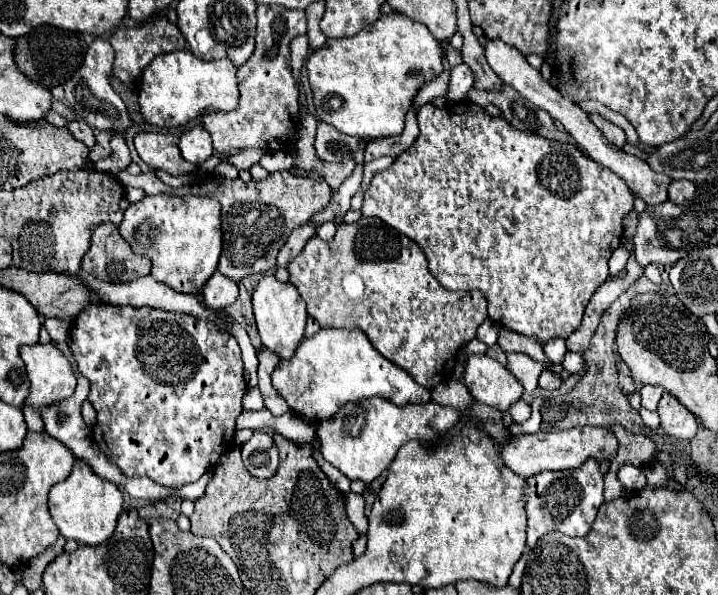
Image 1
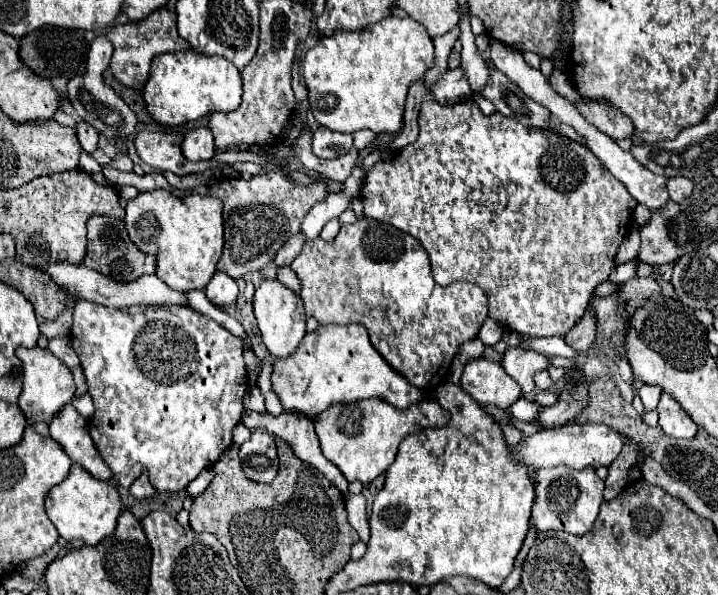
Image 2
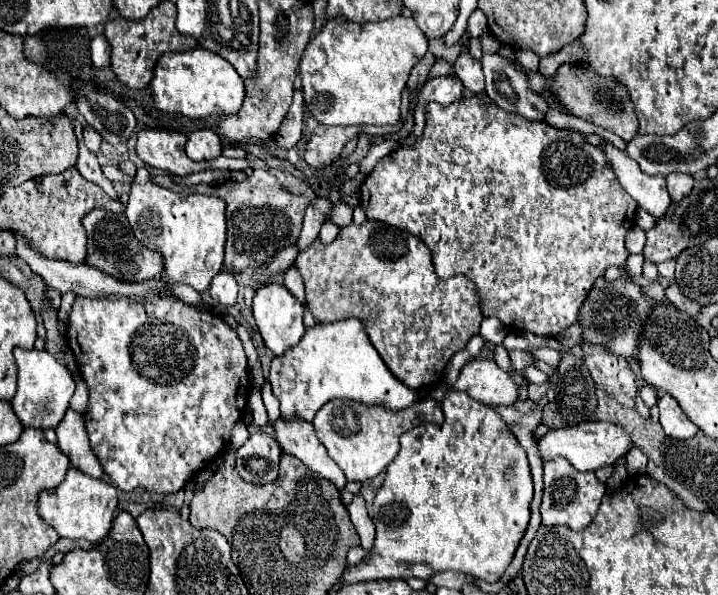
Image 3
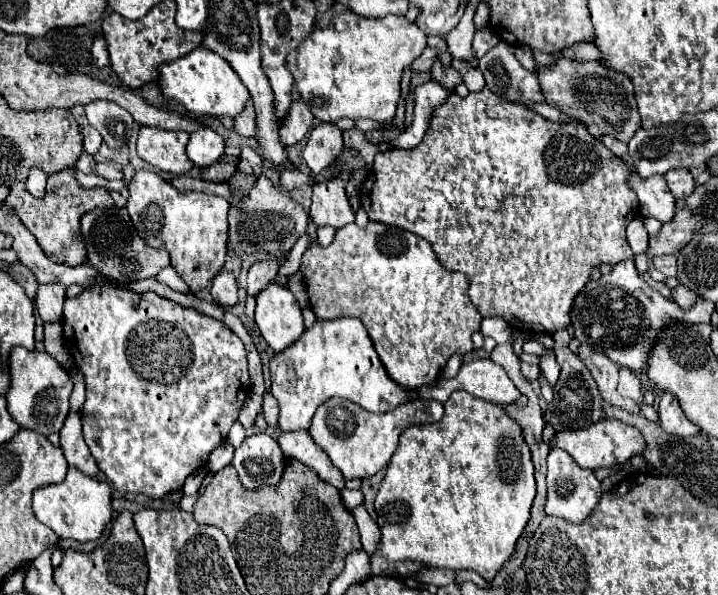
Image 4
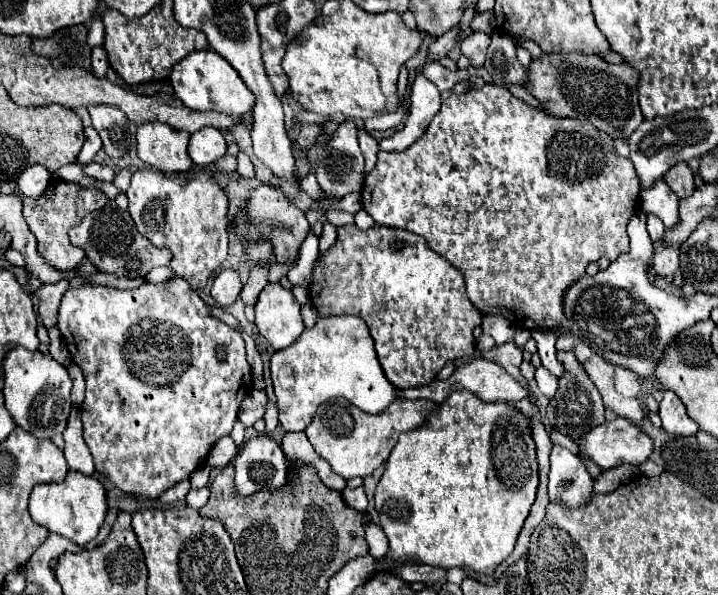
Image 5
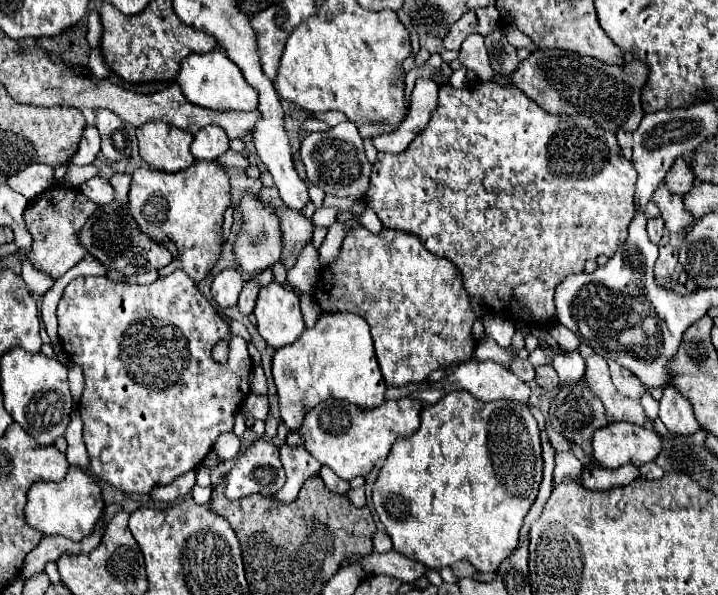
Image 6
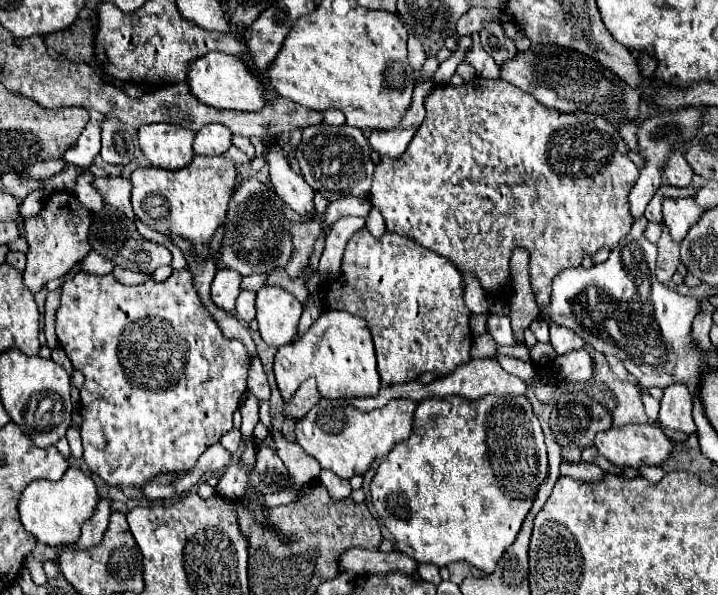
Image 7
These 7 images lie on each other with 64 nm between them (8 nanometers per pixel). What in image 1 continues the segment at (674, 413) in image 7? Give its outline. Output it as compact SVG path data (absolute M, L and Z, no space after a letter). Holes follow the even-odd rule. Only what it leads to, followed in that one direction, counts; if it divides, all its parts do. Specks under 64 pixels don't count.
M664 392L662 400L658 402L658 414L660 414L660 426L666 434L690 440L694 438L698 430L698 418L690 410L686 410L672 394Z

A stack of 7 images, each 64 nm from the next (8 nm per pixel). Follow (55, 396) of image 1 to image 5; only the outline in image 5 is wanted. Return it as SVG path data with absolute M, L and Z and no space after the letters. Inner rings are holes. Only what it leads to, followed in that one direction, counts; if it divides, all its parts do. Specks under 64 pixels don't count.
M20 346L6 354L2 368L4 368L2 394L6 398L6 410L12 414L14 422L40 440L44 438L50 440L52 436L62 434L72 406L70 402L72 382L68 378L66 368L54 362L50 354L30 352Z

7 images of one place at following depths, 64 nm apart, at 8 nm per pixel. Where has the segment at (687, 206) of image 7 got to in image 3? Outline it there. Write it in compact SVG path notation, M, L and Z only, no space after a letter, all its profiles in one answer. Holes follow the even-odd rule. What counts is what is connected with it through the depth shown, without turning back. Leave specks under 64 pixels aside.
M610 142L602 146L604 154L608 156L622 188L630 192L630 196L638 202L642 210L652 214L654 218L665 217L667 209L672 202L666 187L664 176L648 176L644 174L636 160L632 160L626 152L618 150Z

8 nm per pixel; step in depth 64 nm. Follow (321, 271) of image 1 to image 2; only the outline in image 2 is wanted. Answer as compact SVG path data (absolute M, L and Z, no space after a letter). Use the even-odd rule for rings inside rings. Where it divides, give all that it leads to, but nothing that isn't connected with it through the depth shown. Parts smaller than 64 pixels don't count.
M362 218L350 226L342 226L332 242L324 242L322 238L306 242L290 268L302 280L300 298L308 316L314 316L320 324L362 324L382 358L412 386L424 390L434 390L448 378L450 362L458 348L466 340L478 336L478 330L488 316L488 300L482 288L464 280L438 286L422 244L410 234L372 218Z

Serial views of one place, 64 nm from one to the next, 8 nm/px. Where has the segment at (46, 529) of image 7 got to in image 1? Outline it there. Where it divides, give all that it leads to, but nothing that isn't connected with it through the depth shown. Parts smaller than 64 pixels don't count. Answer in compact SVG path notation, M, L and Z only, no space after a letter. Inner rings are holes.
M76 460L70 476L64 482L52 486L48 494L48 510L66 540L98 546L114 534L118 516L122 514L122 492L114 482L94 476L92 468L86 462Z

